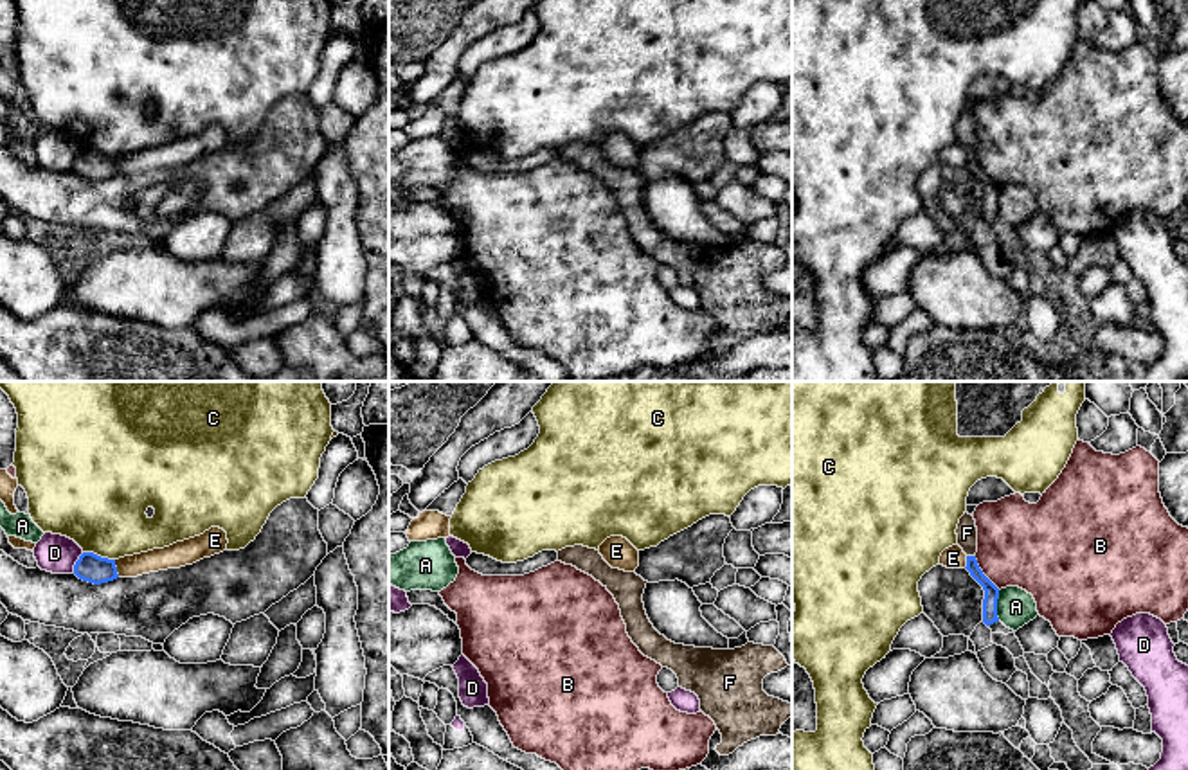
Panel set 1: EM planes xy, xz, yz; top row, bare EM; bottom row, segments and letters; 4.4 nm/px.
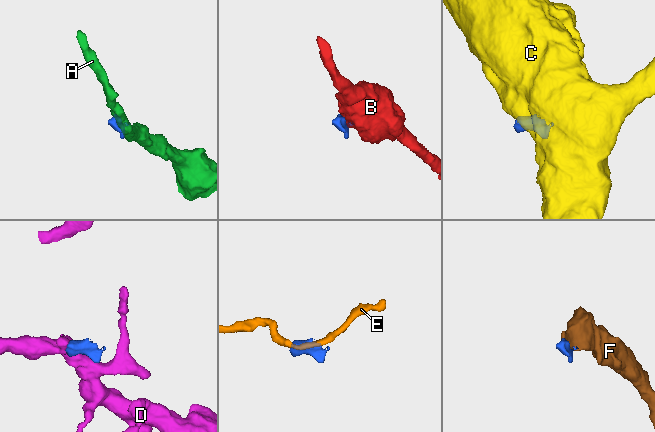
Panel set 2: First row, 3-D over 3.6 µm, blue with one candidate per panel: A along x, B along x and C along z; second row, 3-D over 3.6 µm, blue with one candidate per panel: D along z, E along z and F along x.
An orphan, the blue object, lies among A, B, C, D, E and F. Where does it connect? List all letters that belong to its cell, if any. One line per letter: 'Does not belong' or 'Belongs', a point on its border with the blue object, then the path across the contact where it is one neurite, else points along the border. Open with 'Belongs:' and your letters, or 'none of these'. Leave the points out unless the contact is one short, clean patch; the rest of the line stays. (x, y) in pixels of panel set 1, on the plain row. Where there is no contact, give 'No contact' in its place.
Belongs: F
A: Does not belong. Touches blue at yz (996, 202)
B: Does not belong. Touches blue at yz (981, 170)
C: Does not belong. Touches blue at xy (99, 153). Boundary: xy (83, 148), (114, 157)
D: Does not belong. Touches blue at xy (76, 159). Boundary: xy (83, 150), (72, 168)
E: Does not belong. Touches blue at xy (116, 166). Boundary: xy (114, 157), (119, 173)
F: Belongs. Touches blue at yz (971, 153). Path across: yz (990, 188), (974, 168), (971, 153), (967, 130)

